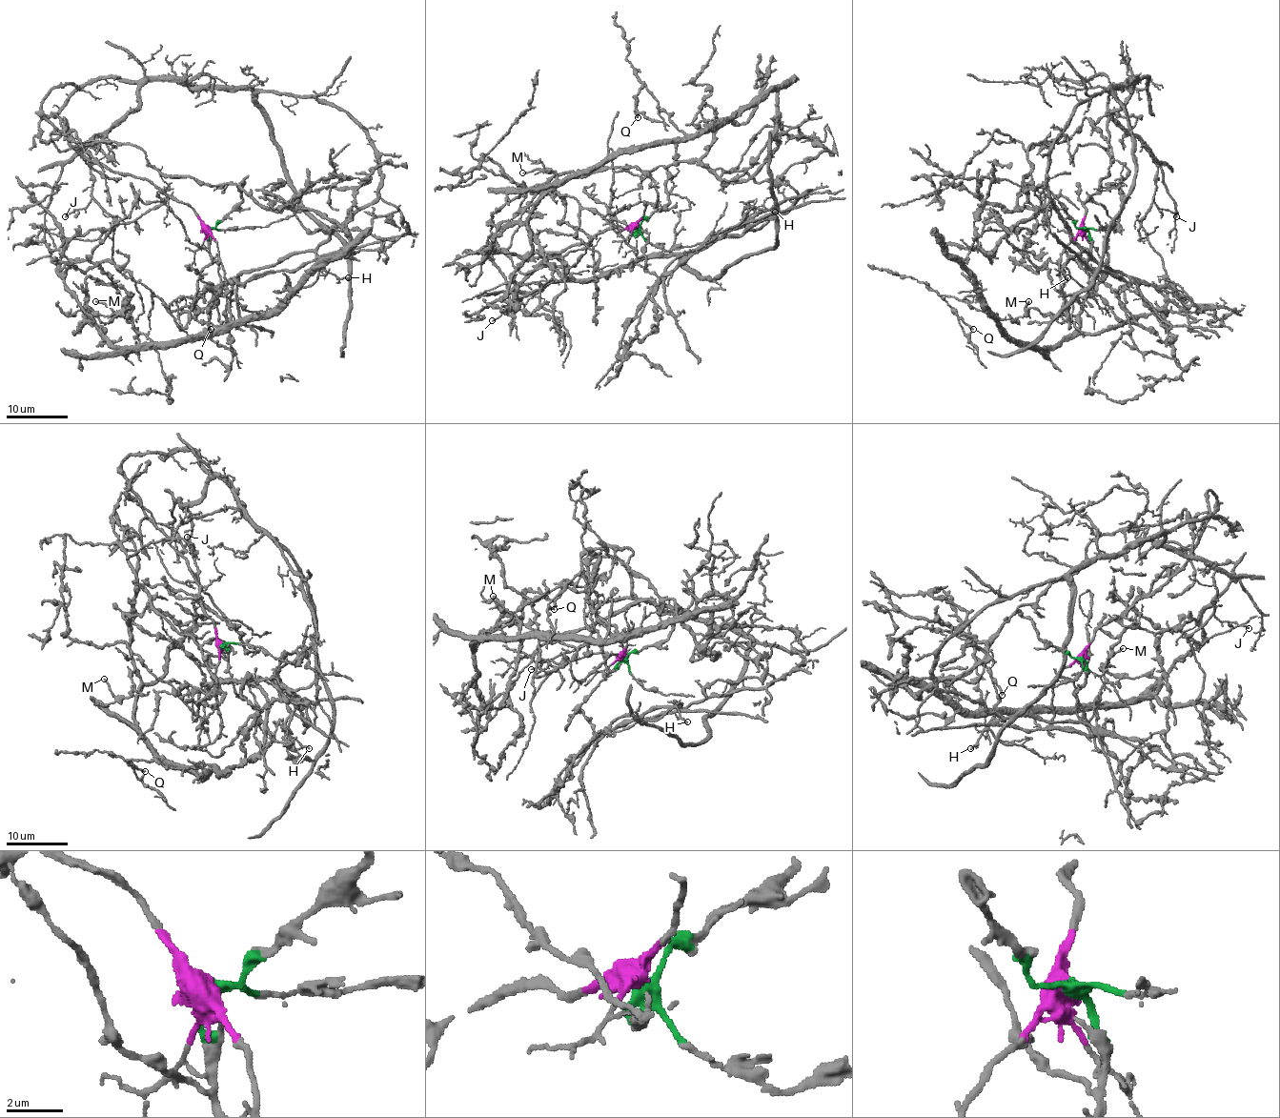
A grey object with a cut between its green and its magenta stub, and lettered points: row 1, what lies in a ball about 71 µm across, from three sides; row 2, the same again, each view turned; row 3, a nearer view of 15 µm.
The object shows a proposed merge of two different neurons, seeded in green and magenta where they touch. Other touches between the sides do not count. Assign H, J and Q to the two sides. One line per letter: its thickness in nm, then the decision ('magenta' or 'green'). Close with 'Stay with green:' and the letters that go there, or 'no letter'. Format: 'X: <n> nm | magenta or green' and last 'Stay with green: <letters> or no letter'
H: 160 nm | magenta
J: 140 nm | magenta
Q: 180 nm | green
Stay with green: Q

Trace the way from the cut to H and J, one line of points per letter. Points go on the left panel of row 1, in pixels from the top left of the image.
H: (210, 227), (146, 179), (88, 161), (41, 99), (113, 78), (342, 109), (380, 176), (315, 254), (348, 278)
J: (210, 227), (43, 113), (58, 86), (113, 78), (138, 104), (85, 149), (91, 201), (65, 216)

